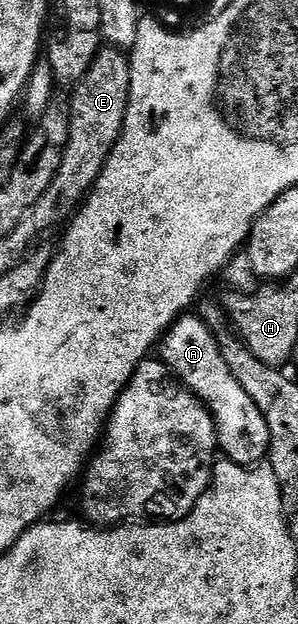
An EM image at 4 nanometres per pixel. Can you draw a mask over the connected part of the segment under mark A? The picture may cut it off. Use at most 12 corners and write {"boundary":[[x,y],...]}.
{"boundary":[[199,314],[158,355],[211,413],[223,458],[268,454],[270,425]]}

